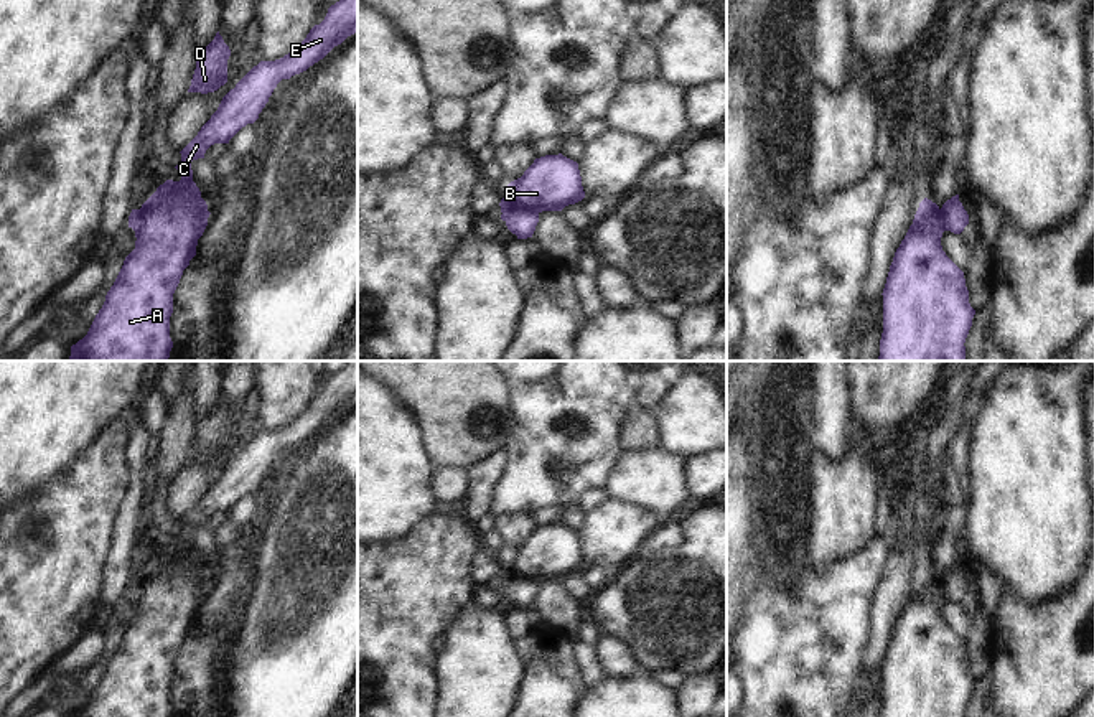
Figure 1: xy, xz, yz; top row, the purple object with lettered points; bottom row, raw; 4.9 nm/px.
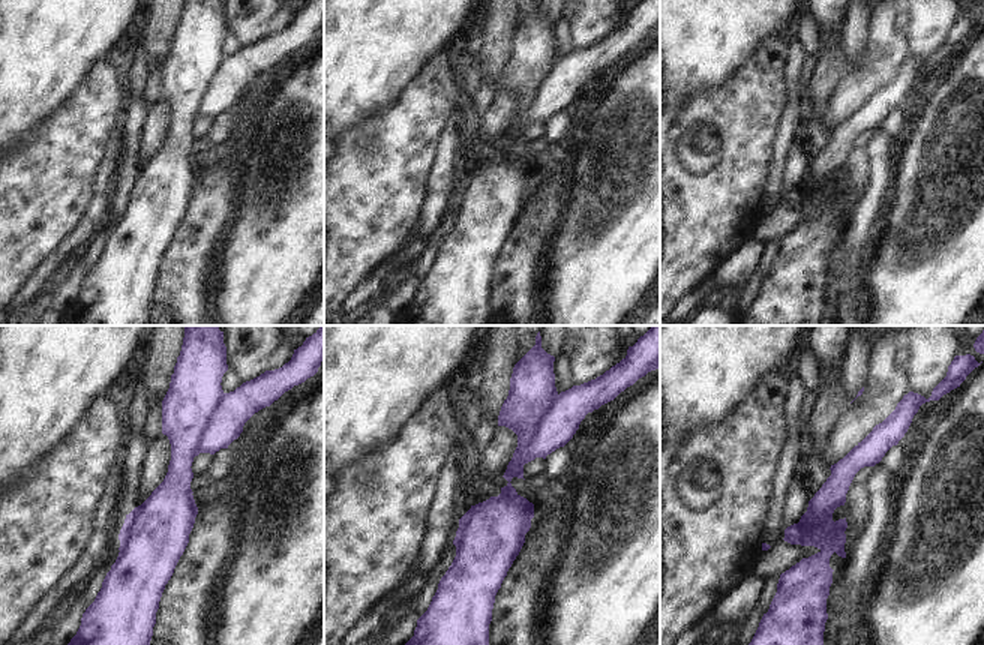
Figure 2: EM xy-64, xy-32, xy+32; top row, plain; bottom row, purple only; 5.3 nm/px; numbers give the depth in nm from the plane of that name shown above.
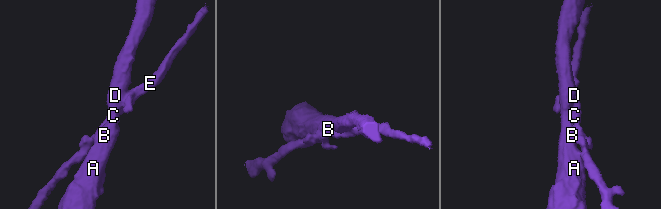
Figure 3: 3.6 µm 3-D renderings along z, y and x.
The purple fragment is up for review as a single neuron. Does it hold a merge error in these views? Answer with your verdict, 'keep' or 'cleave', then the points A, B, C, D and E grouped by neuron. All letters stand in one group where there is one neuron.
cleave; groups A B D / C E

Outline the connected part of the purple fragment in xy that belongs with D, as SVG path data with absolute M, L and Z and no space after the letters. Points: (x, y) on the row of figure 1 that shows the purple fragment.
M219 31L214 40L196 54L196 69L188 92L214 92L227 82L229 46Z

